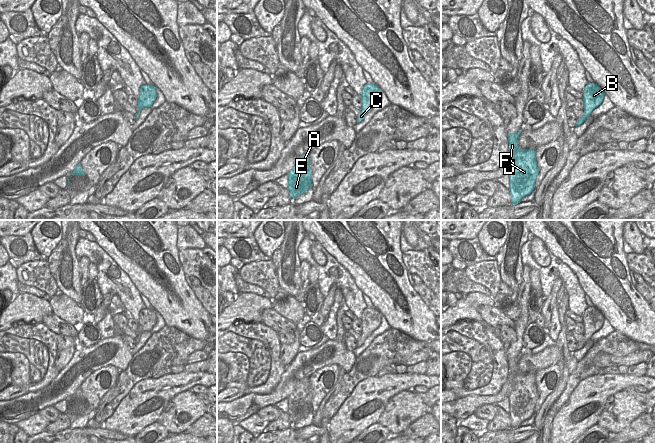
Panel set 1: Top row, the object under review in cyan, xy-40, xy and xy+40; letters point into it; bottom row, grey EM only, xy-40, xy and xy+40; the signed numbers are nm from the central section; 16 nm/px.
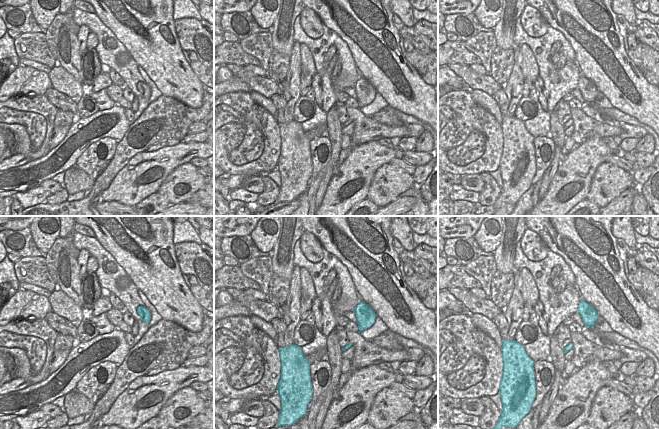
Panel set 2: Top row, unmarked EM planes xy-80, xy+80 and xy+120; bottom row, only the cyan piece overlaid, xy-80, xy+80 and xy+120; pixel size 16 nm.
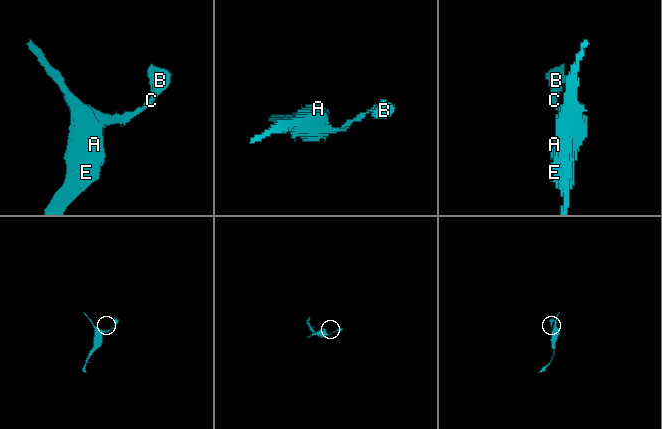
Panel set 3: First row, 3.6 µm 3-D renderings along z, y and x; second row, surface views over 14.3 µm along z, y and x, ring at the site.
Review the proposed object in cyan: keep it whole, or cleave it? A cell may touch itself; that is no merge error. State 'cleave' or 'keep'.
keep

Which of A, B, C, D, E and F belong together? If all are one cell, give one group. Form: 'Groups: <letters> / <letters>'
Groups: A B C D E F

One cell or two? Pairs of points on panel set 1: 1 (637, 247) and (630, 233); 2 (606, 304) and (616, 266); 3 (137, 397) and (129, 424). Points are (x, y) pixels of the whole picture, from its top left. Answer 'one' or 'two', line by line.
1: one
2: one
3: one

